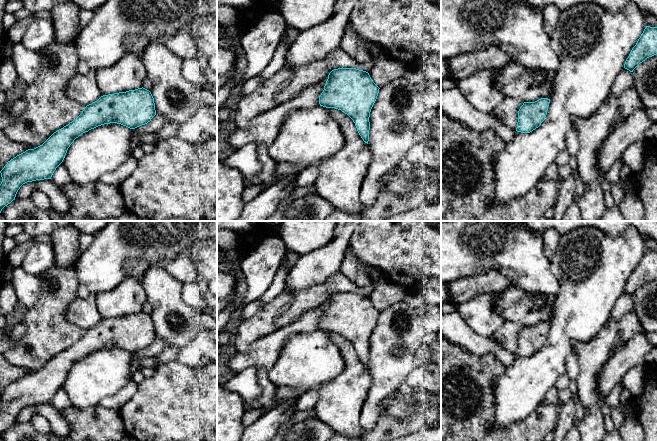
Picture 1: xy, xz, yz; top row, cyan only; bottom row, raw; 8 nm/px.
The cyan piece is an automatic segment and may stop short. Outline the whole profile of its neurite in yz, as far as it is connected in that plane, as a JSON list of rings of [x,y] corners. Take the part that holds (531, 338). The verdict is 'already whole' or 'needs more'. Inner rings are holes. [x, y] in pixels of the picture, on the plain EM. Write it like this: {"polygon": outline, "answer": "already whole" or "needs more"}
{"polygon": [[[541,322],[535,326],[524,326],[518,335],[517,356],[530,357],[545,344],[550,323]]], "answer": "already whole"}

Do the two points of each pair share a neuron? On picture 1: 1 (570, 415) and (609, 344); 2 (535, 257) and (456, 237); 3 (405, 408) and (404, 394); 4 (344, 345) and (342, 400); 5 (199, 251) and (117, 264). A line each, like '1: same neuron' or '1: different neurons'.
1: different neurons
2: same neuron
3: same neuron
4: same neuron
5: different neurons

